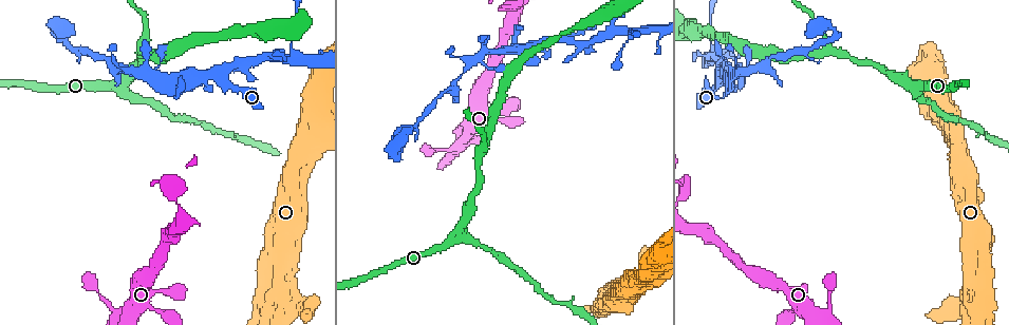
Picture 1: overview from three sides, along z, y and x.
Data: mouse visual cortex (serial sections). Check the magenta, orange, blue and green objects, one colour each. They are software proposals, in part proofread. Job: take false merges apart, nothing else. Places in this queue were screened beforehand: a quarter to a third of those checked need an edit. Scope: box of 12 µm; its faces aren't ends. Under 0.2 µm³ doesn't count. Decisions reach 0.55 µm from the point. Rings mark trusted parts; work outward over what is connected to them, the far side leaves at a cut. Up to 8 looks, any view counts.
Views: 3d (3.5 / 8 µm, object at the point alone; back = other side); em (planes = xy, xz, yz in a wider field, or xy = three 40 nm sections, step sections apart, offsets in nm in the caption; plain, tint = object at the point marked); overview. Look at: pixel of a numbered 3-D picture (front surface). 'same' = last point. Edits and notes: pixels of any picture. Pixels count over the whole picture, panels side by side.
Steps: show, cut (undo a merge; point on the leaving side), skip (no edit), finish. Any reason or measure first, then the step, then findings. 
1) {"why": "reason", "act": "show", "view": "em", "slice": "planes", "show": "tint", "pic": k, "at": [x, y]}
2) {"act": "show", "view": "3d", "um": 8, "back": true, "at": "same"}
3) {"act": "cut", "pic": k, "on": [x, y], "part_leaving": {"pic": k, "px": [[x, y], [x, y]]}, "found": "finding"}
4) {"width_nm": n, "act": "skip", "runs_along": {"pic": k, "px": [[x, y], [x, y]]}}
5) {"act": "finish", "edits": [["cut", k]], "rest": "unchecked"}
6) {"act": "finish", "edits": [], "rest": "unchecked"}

{"why": "abrupt turn", "act": "show", "view": "3d", "um": 8, "pic": 1, "at": [220, 76]}

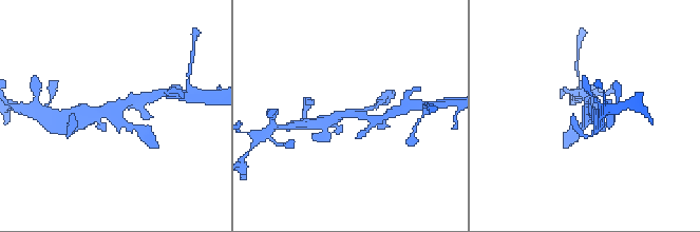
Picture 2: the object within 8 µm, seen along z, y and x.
{"act": "show", "view": "3d", "um": 3.5, "pic": 2, "at": [353, 111]}

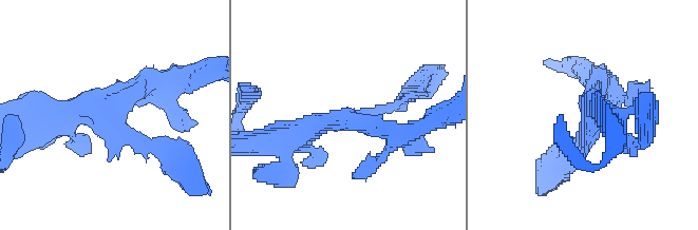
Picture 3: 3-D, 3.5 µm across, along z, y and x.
{"act": "show", "view": "em", "slice": "xy", "step": 1, "show": "tint", "pic": 3, "at": [344, 121]}

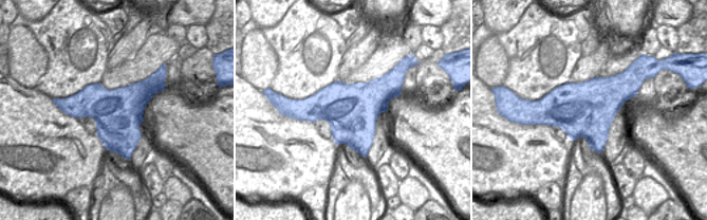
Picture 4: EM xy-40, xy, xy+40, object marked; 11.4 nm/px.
{"width_nm": 600, "act": "skip", "runs_along": {"pic": 3, "px": [[400, 102], [287, 138]]}, "found": "all the same cell"}

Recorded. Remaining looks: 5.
{"why": "branch point", "act": "show", "view": "3d", "um": 3.5, "pic": 1, "at": [293, 59]}

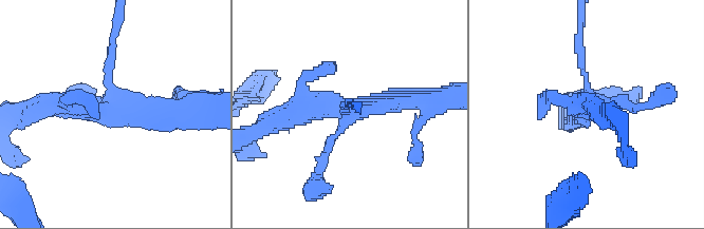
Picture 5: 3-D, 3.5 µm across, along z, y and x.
{"act": "show", "view": "em", "slice": "planes", "show": "tint", "pic": 5, "at": [347, 111]}

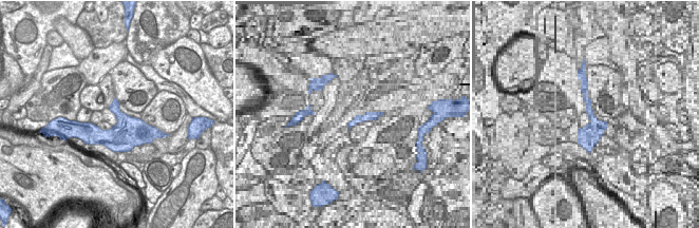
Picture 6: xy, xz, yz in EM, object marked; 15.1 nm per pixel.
{"act": "skip", "runs_along": {"pic": 5, "px": [[278, 119], [418, 100]]}, "found": "continuous, no second cell"}

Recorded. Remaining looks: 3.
{"why": "a narrow waist", "act": "show", "view": "3d", "um": 8, "pic": 1, "at": [755, 71]}

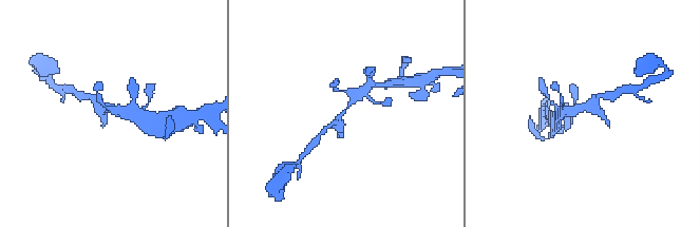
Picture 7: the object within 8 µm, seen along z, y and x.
{"arm_widths_nm": [200, 350], "act": "show", "view": "em", "slice": "xy", "step": 1, "show": "tint", "pic": 7, "at": [582, 107]}

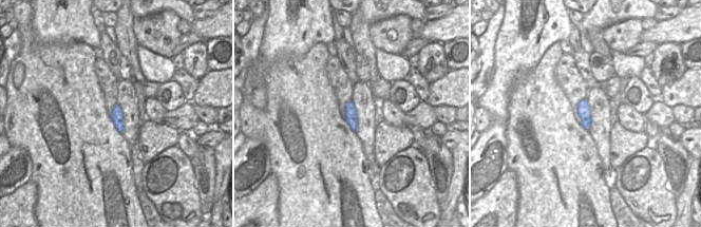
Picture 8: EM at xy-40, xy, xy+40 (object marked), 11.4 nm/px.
{"act": "skip", "runs_along": {"pic": 7, "px": [[366, 89], [326, 127]]}, "found": "one cell here"}

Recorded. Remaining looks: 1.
{"act": "finish", "edits": [], "rest": "unchecked"}

